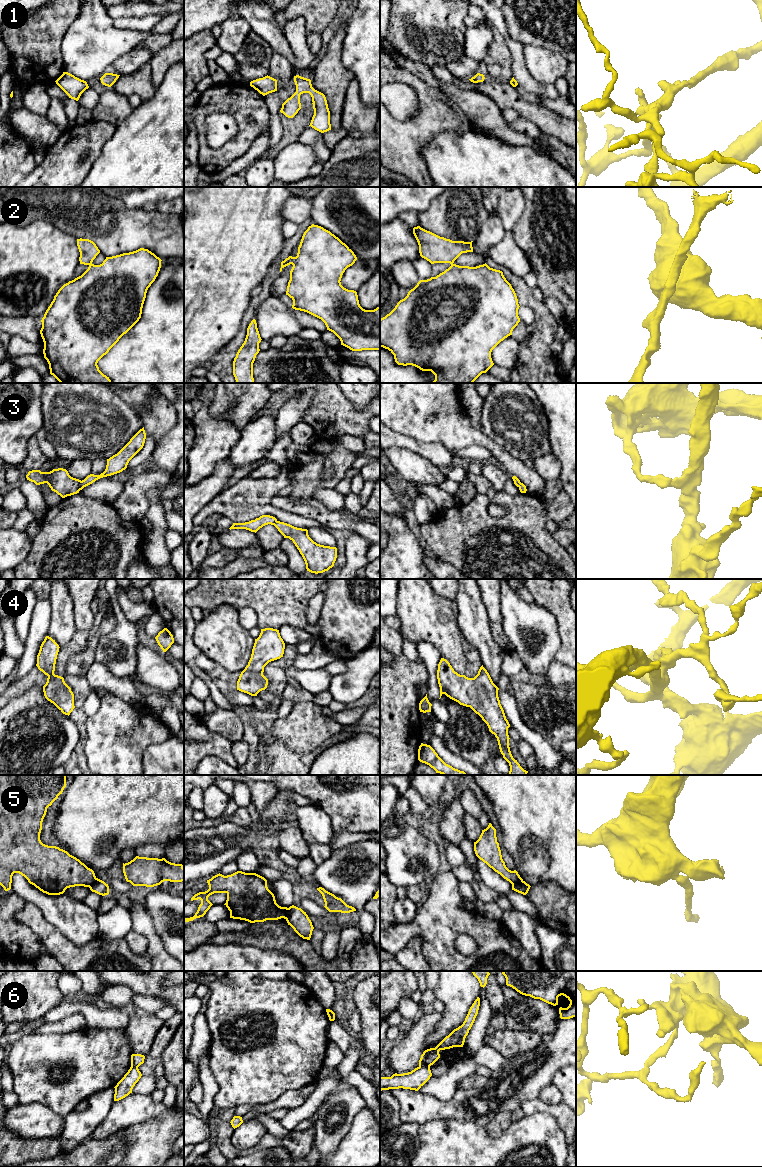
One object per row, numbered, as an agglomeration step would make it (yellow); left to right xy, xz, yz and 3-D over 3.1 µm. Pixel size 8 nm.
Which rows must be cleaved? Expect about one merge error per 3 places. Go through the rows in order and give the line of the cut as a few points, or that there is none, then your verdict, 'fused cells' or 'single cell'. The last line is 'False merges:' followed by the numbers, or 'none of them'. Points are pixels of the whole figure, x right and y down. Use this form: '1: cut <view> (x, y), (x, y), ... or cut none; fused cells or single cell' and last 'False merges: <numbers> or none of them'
1: cut none; single cell
2: cut xy (91, 263), (89, 265); fused cells
3: cut xy (82, 481), (79, 489); fused cells
4: cut none; single cell
5: cut xz (288, 908), (285, 918); fused cells
6: cut yz (419, 1065), (429, 1067); fused cells
False merges: 2, 3, 5, 6

